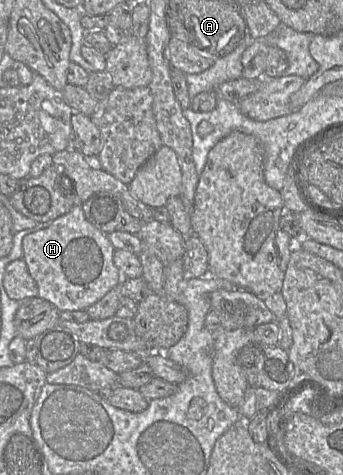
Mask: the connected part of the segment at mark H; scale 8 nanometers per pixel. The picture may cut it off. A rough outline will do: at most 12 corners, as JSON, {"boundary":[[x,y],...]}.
{"boundary":[[75,205],[24,236],[37,296],[86,311],[122,283]]}

